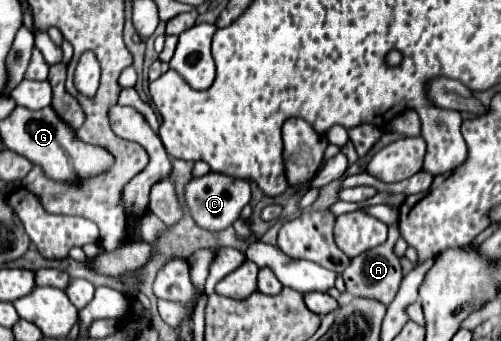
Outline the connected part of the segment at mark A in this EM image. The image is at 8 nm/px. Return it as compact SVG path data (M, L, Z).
M389 226L389 236L387 236L387 244L381 244L377 248L371 248L363 254L359 254L357 258L351 260L351 264L345 268L343 272L343 280L345 280L345 286L347 286L347 292L353 294L353 296L361 296L361 298L375 298L383 304L391 304L397 290L399 290L399 284L403 280L403 274L401 274L401 260L399 256L393 252L393 246L395 246L395 240L397 240L399 232L397 232L397 226Z

